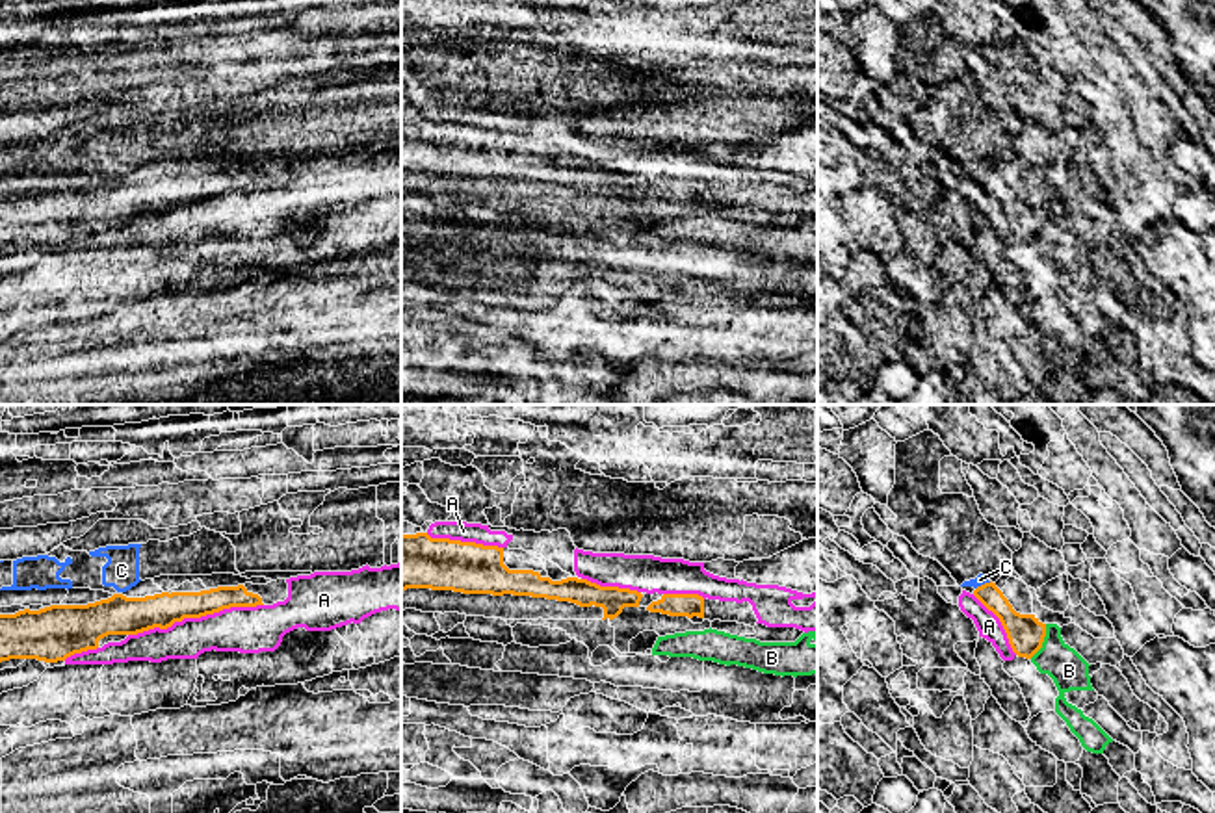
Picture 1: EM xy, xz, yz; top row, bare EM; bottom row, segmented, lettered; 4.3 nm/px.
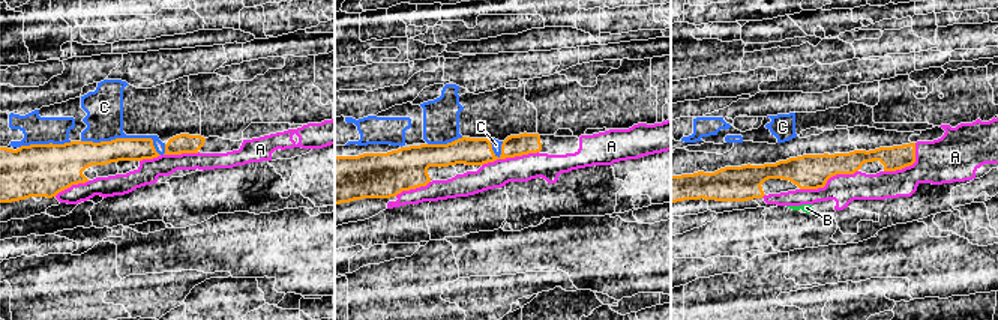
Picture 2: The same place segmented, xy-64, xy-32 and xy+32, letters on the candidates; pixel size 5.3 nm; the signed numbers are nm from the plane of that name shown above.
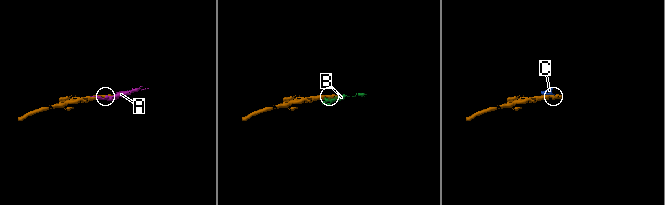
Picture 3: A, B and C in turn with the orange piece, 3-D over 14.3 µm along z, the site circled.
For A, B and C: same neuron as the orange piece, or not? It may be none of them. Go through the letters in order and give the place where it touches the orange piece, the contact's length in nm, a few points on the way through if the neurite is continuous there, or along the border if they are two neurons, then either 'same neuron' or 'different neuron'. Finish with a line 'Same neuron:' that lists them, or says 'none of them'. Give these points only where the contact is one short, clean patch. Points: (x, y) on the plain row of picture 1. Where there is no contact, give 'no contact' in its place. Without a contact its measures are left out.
A: xy (195, 201) | 600 nm | same neuron
B: yz (1043, 225) | 170 nm | different neuron
C: yz (985, 167) | 80 nm | different neuron
Same neuron: A

